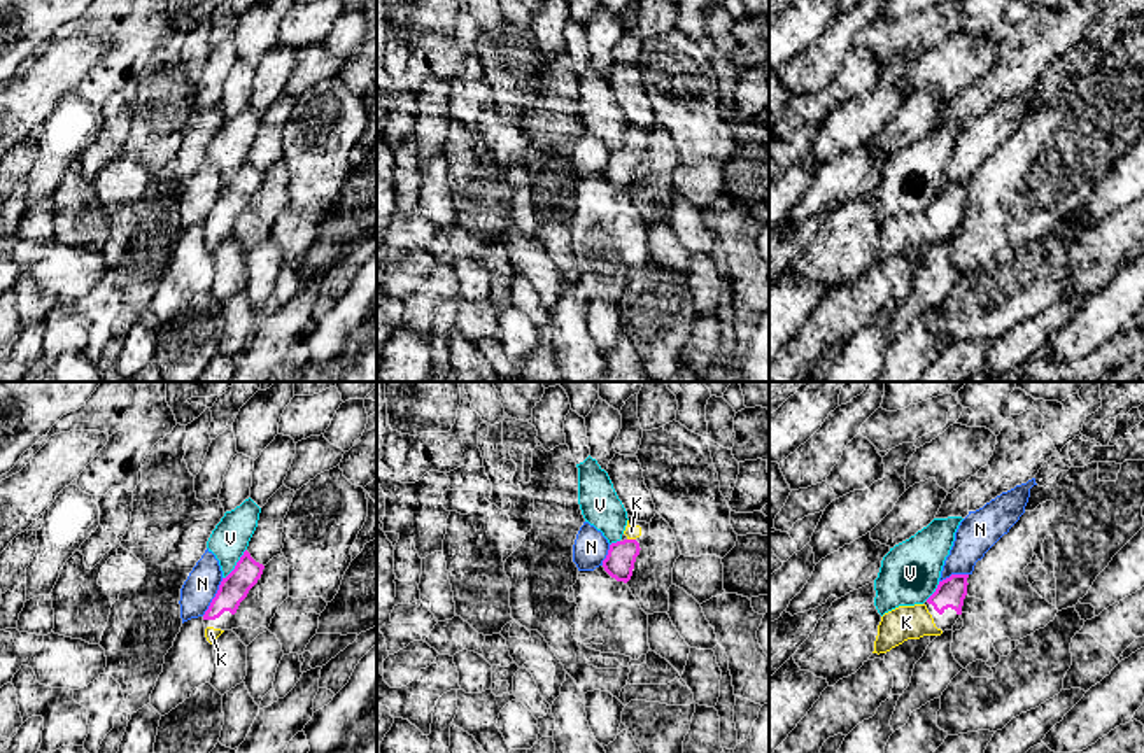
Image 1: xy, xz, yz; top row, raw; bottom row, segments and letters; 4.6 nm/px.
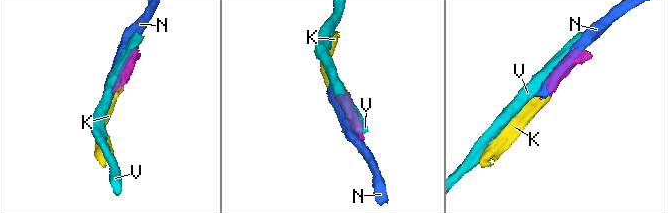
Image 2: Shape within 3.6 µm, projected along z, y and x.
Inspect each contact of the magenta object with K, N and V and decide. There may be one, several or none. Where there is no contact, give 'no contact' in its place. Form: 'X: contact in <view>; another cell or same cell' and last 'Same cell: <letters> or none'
K: contact in xz; same cell
N: contact in xy; another cell
V: contact in xy; another cell
Same cell: K

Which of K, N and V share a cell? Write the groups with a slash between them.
K / N / V

